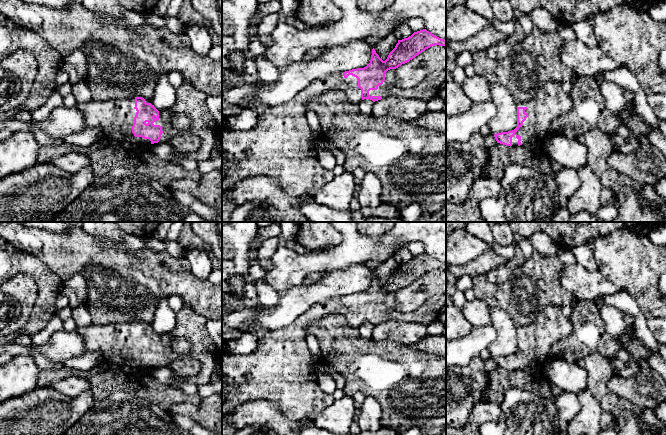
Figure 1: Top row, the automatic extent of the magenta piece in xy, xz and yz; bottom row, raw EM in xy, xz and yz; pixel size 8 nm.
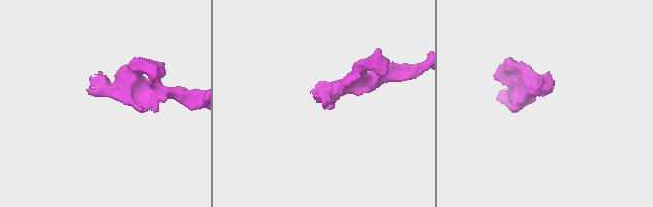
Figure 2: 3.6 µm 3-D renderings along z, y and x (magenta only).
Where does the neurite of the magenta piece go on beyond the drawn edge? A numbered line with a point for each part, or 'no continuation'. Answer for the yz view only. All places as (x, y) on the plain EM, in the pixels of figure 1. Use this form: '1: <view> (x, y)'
1: yz (551, 326)

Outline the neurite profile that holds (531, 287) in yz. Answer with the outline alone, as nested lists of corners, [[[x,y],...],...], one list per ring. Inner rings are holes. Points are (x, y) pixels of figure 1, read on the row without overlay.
[[[537,251],[526,262],[513,270],[509,279],[502,285],[492,284],[486,275],[472,279],[475,298],[485,301],[490,307],[505,309],[512,317],[517,328],[534,322],[540,312],[548,305],[575,307],[578,299],[564,289],[560,278],[563,264],[557,255],[543,257]]]

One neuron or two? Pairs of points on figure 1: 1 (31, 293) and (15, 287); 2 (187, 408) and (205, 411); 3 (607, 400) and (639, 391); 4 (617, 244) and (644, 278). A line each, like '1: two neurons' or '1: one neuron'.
1: one neuron
2: one neuron
3: two neurons
4: one neuron

